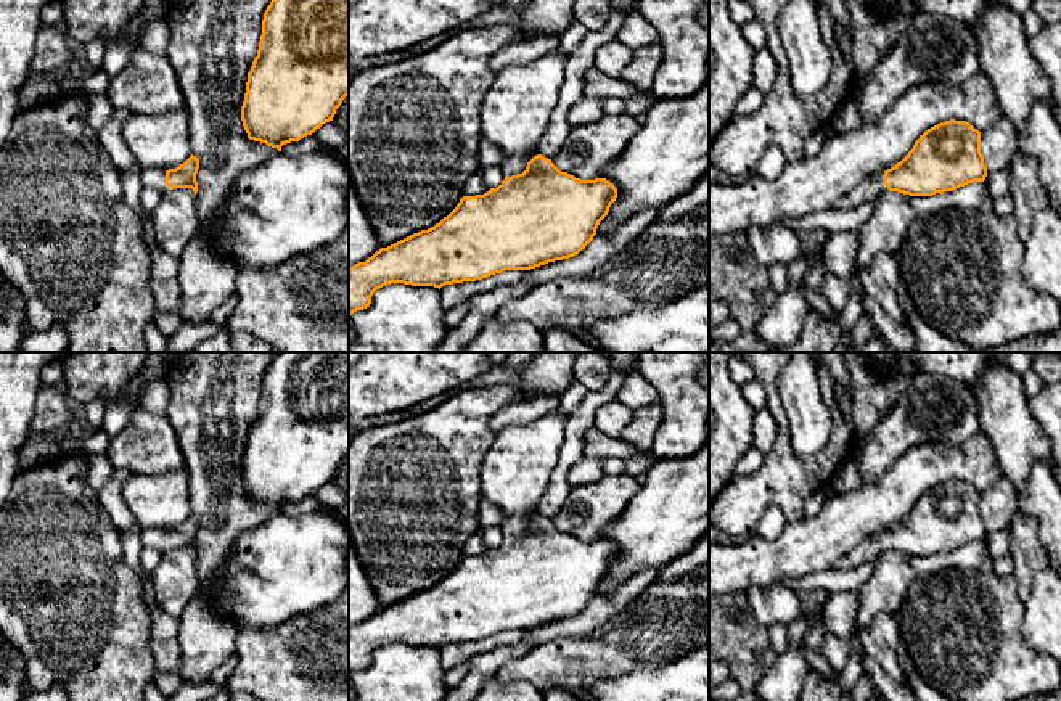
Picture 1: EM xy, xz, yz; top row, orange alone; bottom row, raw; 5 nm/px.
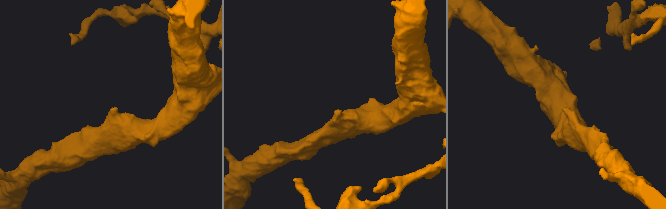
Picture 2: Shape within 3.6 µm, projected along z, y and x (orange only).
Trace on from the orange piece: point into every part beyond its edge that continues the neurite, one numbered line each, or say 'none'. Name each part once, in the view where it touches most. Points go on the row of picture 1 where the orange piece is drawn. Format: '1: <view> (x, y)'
1: xz (512, 166)

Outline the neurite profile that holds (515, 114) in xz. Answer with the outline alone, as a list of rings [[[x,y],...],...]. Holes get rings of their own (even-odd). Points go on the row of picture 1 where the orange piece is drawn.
[[[558,47],[529,64],[506,66],[497,72],[482,103],[481,124],[482,137],[497,145],[505,158],[521,158],[529,162],[537,156],[537,145],[547,130],[566,79],[567,58],[569,55]]]

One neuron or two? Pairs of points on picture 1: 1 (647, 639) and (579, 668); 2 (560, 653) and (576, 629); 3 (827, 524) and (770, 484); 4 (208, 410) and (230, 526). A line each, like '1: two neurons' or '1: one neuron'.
1: one neuron
2: two neurons
3: two neurons
4: one neuron

